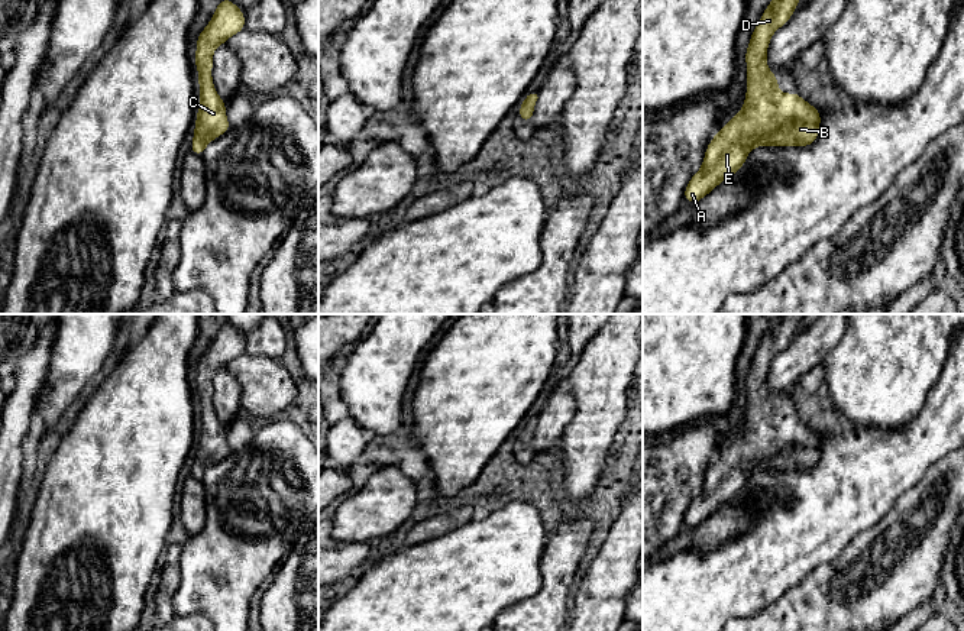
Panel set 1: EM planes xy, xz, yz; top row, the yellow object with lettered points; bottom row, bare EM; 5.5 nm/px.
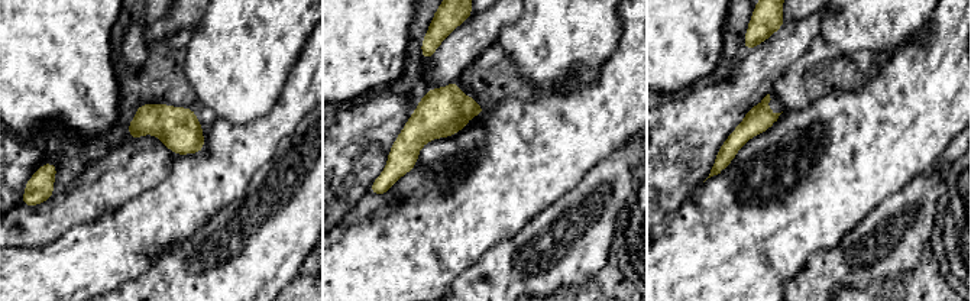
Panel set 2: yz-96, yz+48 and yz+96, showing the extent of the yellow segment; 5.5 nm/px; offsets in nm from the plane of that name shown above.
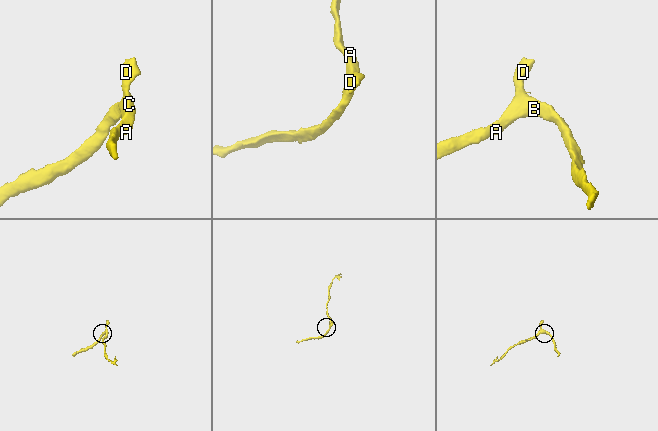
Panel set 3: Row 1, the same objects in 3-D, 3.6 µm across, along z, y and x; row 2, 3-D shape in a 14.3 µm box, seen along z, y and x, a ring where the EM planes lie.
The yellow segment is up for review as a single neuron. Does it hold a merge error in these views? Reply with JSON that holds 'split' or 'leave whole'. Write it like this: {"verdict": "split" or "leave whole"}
{"verdict": "leave whole"}

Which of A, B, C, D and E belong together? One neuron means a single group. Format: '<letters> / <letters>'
A B C D E

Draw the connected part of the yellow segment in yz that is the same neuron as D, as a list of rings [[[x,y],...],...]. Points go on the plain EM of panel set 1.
[[[802,314],[773,320],[745,375],[747,417],[743,433],[711,463],[701,494],[685,512],[683,524],[696,528],[724,504],[738,496],[756,470],[811,470],[819,457],[819,433],[798,417],[782,418],[780,404],[767,392],[773,357],[786,349]]]

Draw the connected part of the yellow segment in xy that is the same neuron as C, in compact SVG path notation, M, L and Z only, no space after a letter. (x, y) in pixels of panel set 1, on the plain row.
M227 321L221 323L211 344L197 360L194 388L198 394L198 411L201 424L195 441L191 476L201 480L206 470L226 457L232 449L226 443L226 427L217 418L213 402L213 376L221 368L246 350L243 336Z

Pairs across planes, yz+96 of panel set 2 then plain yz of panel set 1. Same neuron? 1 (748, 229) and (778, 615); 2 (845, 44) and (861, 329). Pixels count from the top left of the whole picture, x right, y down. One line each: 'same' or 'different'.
1: different
2: same

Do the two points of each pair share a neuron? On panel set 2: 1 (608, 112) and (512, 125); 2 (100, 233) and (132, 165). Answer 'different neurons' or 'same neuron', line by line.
1: same neuron
2: different neurons

